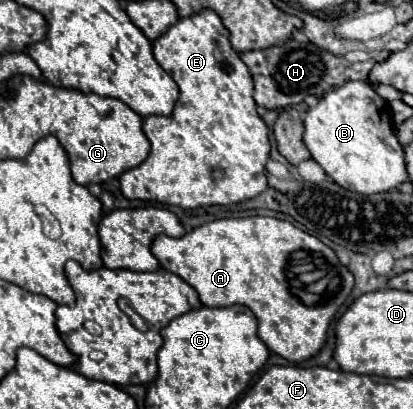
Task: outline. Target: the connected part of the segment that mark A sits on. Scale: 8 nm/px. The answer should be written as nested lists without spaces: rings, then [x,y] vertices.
[[[268,216],[222,218],[198,226],[182,238],[158,236],[152,244],[152,254],[160,260],[162,268],[186,280],[198,292],[204,306],[248,306],[258,318],[258,336],[262,342],[288,362],[304,362],[324,348],[330,322],[354,288],[352,272],[340,264],[332,248],[294,224]]]

